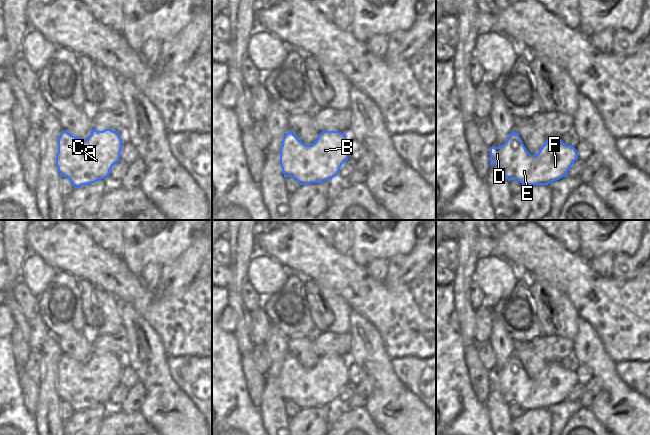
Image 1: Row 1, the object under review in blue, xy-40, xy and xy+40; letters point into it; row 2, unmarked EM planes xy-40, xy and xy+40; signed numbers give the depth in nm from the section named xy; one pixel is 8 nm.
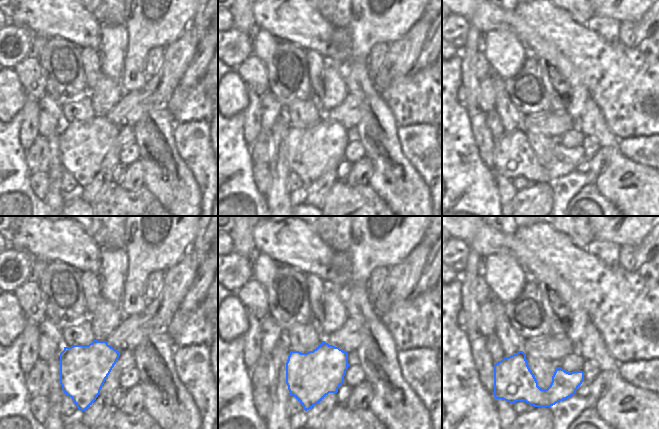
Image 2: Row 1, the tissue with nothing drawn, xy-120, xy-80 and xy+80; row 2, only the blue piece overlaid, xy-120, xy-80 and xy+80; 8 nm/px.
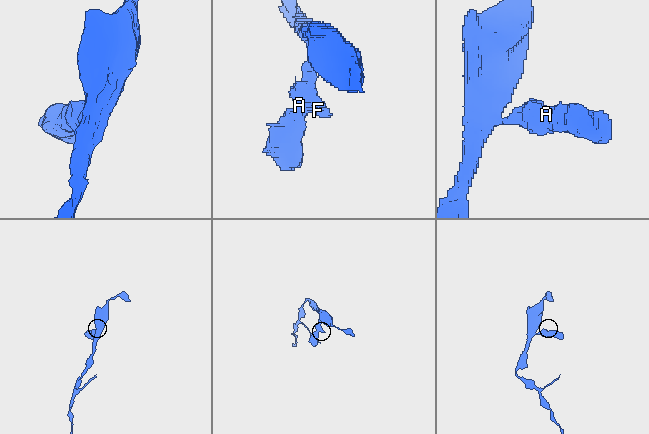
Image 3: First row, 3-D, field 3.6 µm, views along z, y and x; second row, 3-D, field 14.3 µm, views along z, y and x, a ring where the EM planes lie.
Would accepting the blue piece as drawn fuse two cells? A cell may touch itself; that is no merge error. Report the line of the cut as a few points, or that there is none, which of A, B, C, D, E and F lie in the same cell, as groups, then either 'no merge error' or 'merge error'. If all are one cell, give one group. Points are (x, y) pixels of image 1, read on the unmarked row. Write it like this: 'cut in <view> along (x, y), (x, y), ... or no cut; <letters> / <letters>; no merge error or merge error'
no cut; A B C D E F; no merge error

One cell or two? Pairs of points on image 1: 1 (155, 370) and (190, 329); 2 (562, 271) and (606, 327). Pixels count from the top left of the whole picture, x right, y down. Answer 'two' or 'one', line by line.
1: two
2: one

